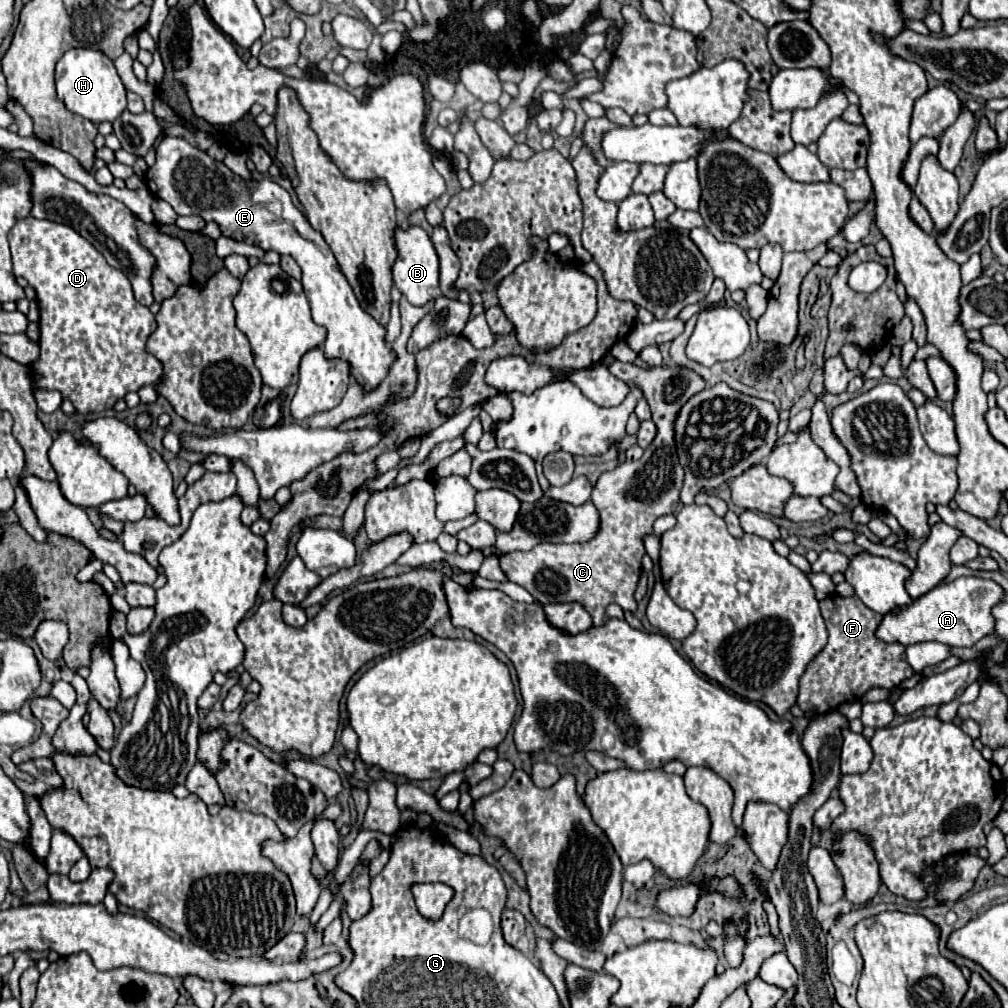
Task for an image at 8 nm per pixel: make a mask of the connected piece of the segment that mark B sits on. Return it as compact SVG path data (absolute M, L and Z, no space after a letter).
M409 226L407 230L395 228L395 248L397 248L397 258L391 268L393 282L411 304L423 306L431 298L431 290L439 286L439 260L433 242L421 226Z

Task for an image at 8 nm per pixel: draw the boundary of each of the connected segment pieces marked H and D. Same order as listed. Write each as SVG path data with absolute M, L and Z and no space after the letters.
M75 48L61 56L55 68L55 84L59 100L75 114L89 118L91 122L99 124L103 120L113 122L127 106L125 100L125 86L113 66L113 60L105 56L101 50L91 48Z
M27 216L19 220L9 232L9 246L13 254L13 274L27 278L37 292L39 304L39 344L41 358L33 364L33 388L59 390L69 398L77 412L103 412L109 410L119 398L131 390L139 390L147 384L157 384L163 376L163 368L155 356L145 352L145 342L155 330L155 316L147 306L141 306L133 298L131 282L127 276L109 266L101 252L91 246L83 236L65 224L51 220L37 220Z

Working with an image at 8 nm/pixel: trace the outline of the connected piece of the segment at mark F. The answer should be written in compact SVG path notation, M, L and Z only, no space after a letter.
M827 596L821 600L821 614L829 630L829 640L801 676L797 704L803 712L815 710L817 714L825 714L837 710L843 702L859 700L873 686L893 688L913 674L905 660L903 644L887 644L875 638L875 628L883 614L869 610L857 596Z

